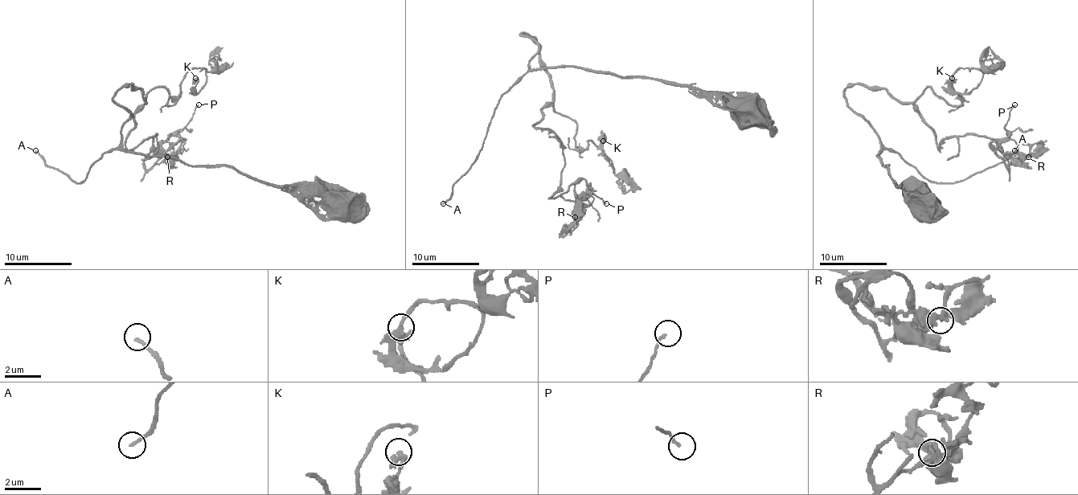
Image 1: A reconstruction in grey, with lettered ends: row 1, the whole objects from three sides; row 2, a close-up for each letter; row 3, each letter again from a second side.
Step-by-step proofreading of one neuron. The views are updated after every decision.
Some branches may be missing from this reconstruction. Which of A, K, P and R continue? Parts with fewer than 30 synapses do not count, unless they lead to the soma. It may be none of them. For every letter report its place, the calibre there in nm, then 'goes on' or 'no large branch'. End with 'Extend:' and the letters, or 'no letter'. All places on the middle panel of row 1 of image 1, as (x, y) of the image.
A: at (443, 203); 160 nm thick; goes on
K: at (603, 141); 400 nm thick; no large branch
P: at (606, 203); 140 nm thick; no large branch
R: at (575, 217); 200 nm thick; no large branch
Extend: A

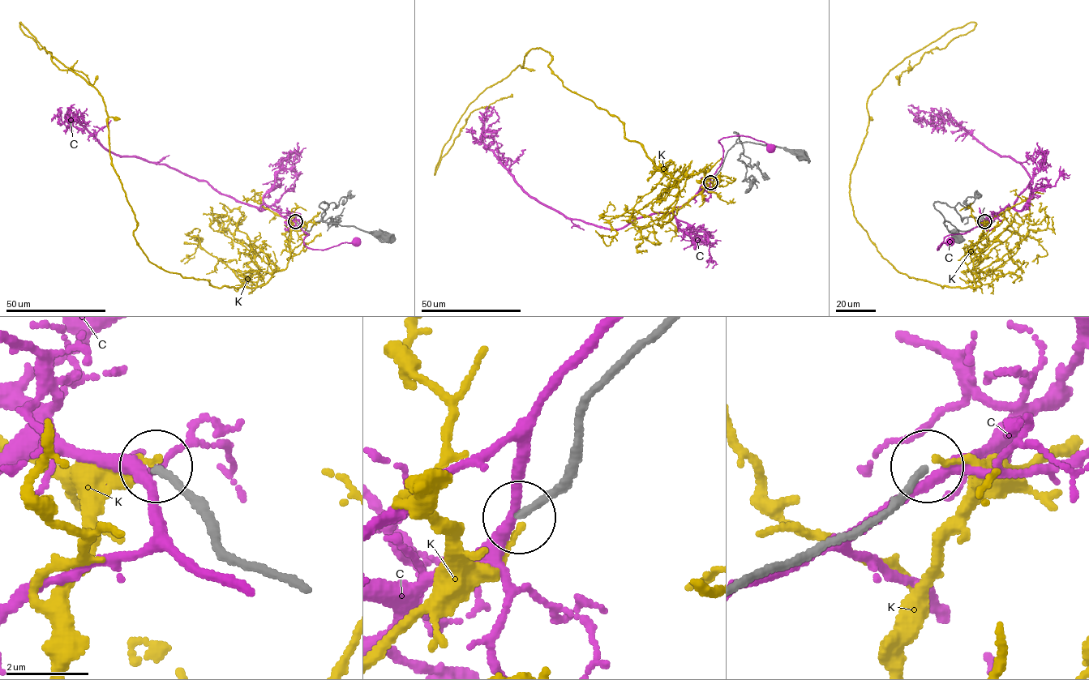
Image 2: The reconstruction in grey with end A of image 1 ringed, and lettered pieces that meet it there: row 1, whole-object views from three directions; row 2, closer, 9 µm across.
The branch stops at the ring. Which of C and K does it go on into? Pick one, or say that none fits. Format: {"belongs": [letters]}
{"belongs": []}

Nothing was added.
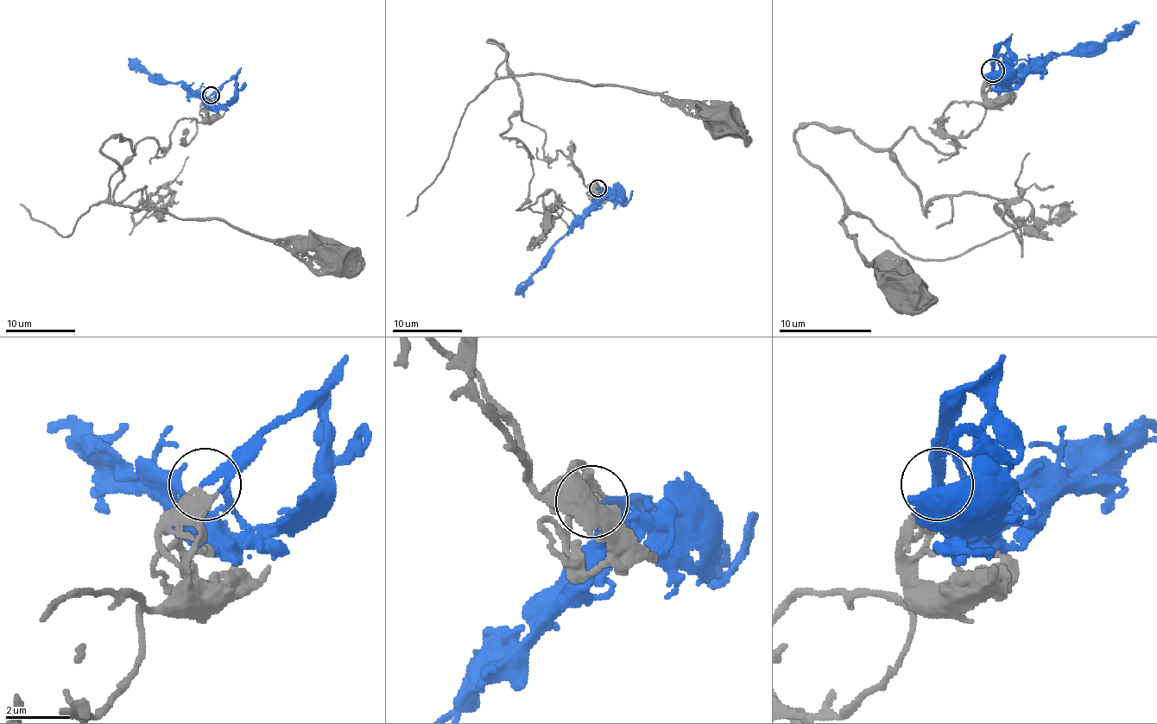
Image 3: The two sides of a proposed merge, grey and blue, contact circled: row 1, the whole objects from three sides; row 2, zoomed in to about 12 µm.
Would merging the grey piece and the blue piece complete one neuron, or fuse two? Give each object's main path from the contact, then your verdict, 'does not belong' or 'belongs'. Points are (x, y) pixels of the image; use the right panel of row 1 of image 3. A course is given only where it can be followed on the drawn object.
grey runs (992, 71), (989, 106), (943, 113), (957, 152), (913, 129), (890, 147), (813, 122), (795, 134), (897, 289); blue runs (992, 71), (996, 64), (1008, 80), (1036, 73), (1054, 55), (1094, 55), (1135, 20); belongs

